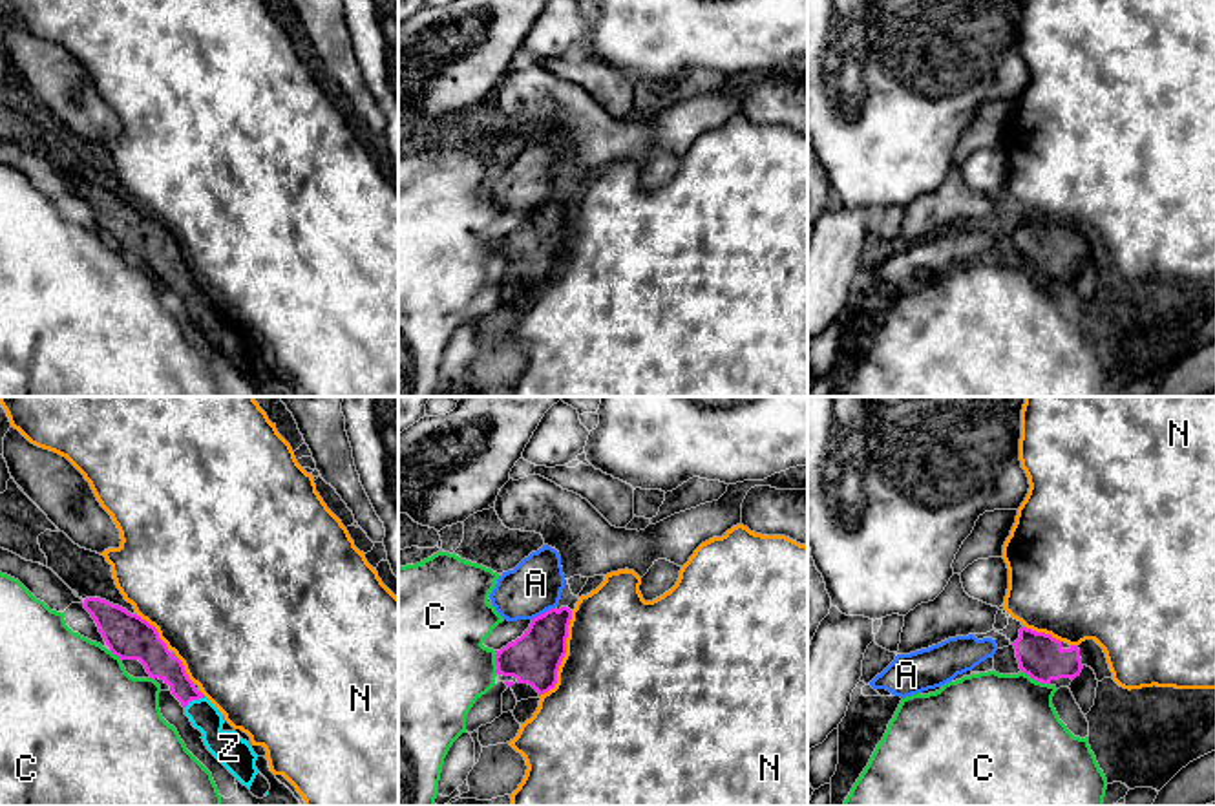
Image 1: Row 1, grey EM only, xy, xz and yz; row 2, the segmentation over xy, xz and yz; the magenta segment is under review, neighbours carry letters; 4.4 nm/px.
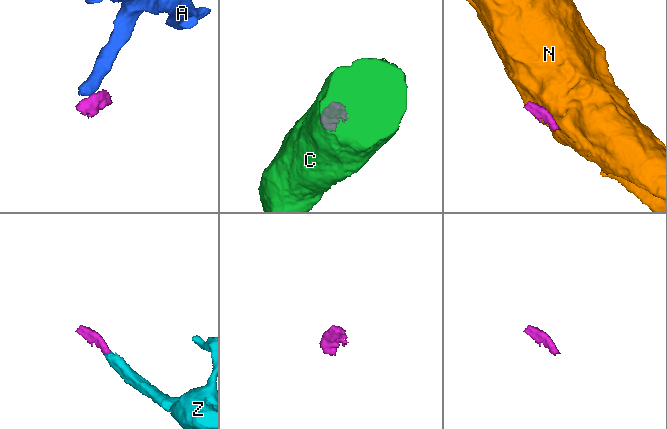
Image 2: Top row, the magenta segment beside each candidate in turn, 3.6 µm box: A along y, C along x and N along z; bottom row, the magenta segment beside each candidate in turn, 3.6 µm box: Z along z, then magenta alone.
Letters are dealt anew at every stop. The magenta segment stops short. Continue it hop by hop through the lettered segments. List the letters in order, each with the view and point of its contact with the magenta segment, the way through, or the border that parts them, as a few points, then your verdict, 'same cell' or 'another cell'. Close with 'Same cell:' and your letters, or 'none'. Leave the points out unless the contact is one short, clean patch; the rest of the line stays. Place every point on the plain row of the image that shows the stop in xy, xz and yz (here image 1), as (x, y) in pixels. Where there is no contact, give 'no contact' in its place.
A: meets magenta in xz at (545, 203); border along xz (554, 198), (532, 211); another cell
C: meets magenta in yz at (1035, 269); another cell
N: meets magenta in xz at (563, 247); another cell
Z: meets magenta in xy at (194, 289); runs through xy (158, 251), (194, 289), (225, 337); same cell
Same cell: Z

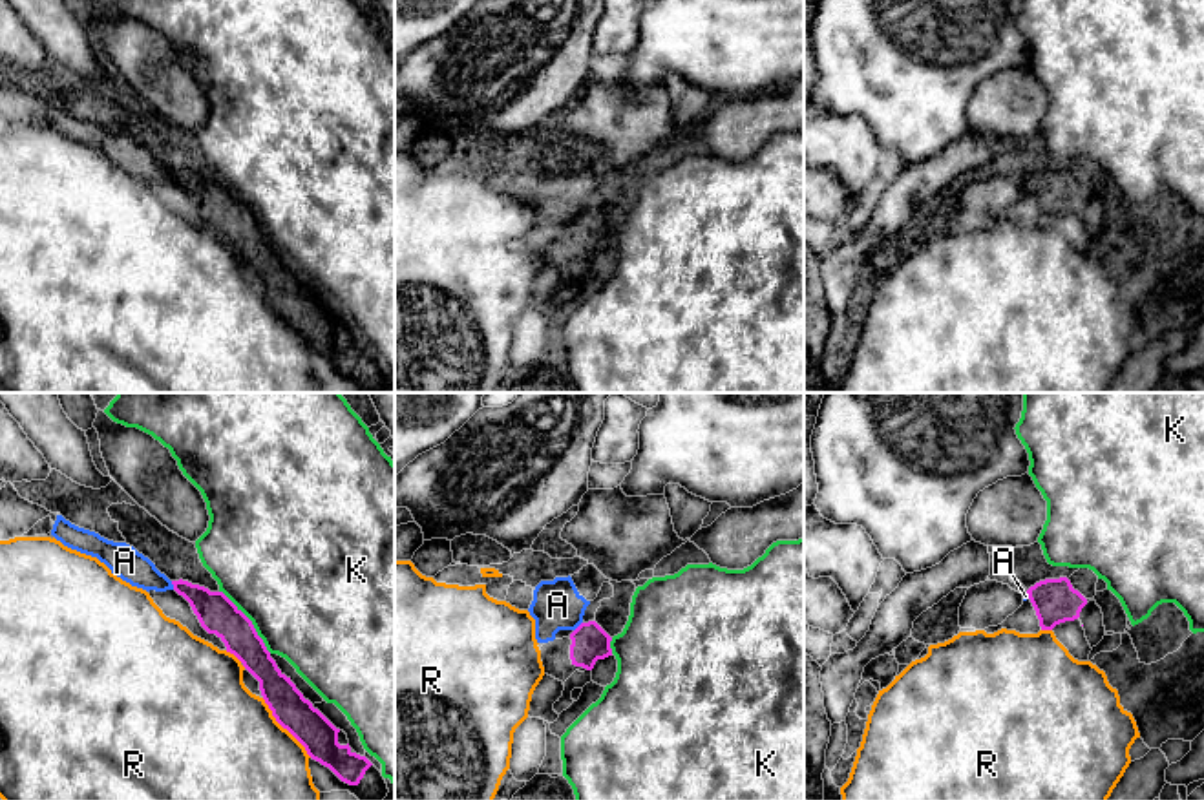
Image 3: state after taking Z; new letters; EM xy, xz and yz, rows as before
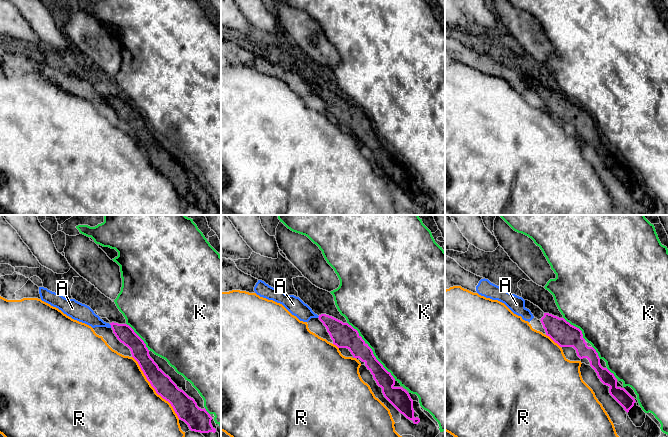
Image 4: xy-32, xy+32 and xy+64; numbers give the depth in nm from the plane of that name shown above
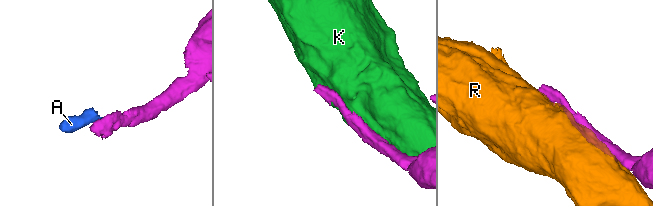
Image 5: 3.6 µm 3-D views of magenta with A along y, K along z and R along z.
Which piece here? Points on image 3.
A: meets magenta in xy at (172, 174); border along xy (170, 172), (174, 179); another cell
K: meets magenta in xy at (251, 212); another cell
R: meets magenta in xy at (284, 318); another cell
Same cell: none

